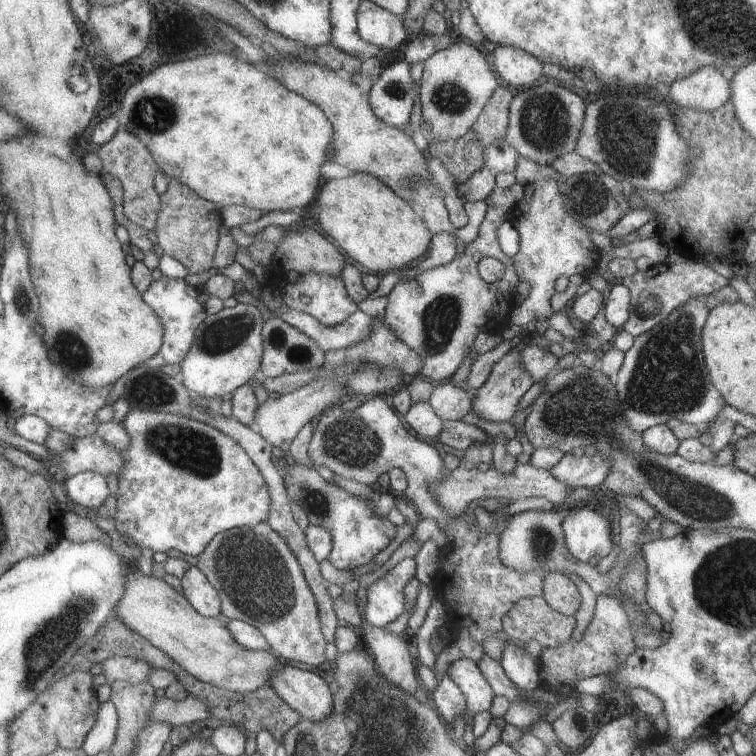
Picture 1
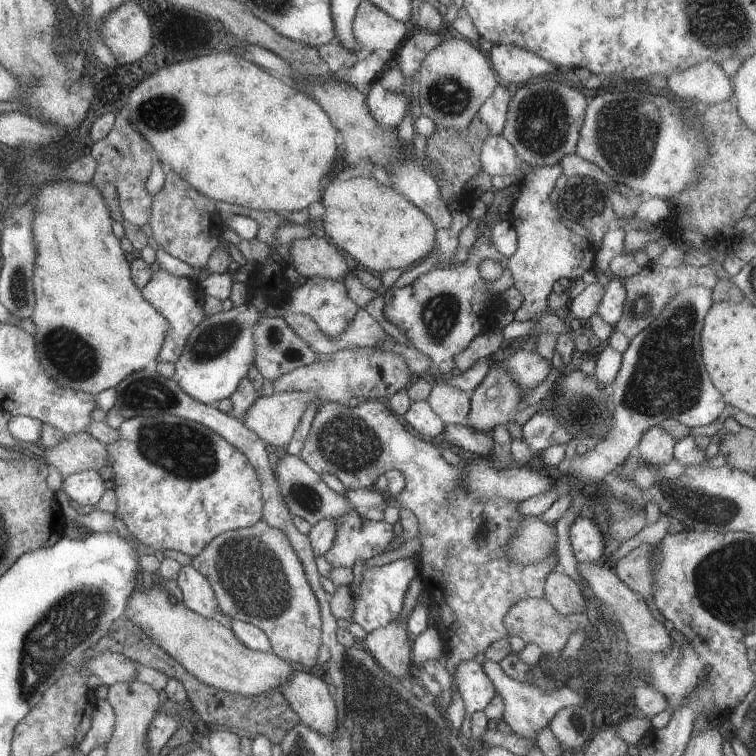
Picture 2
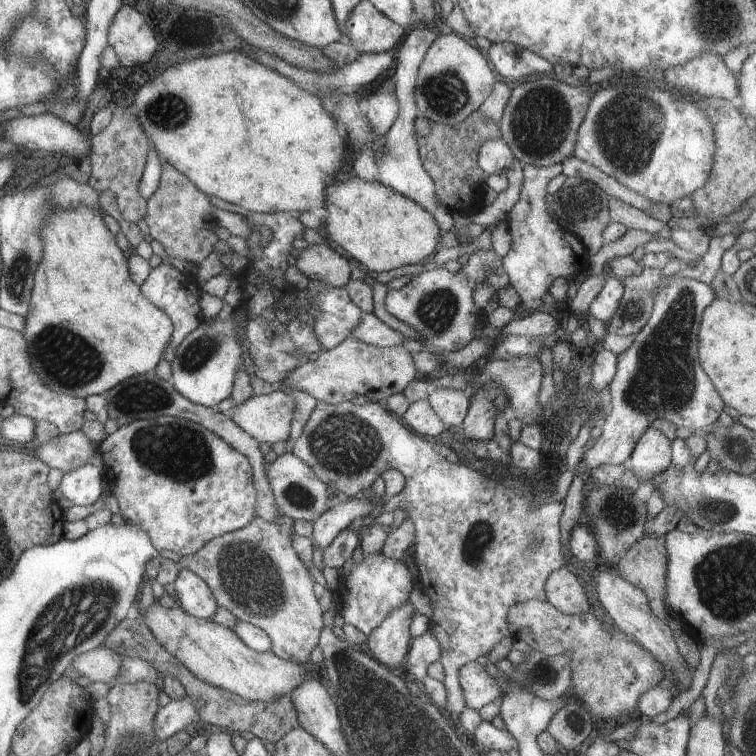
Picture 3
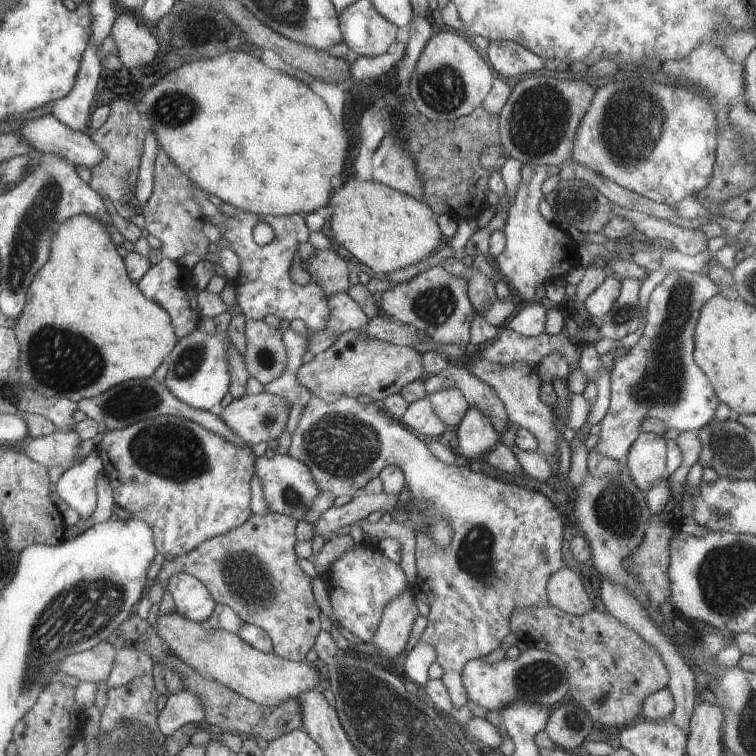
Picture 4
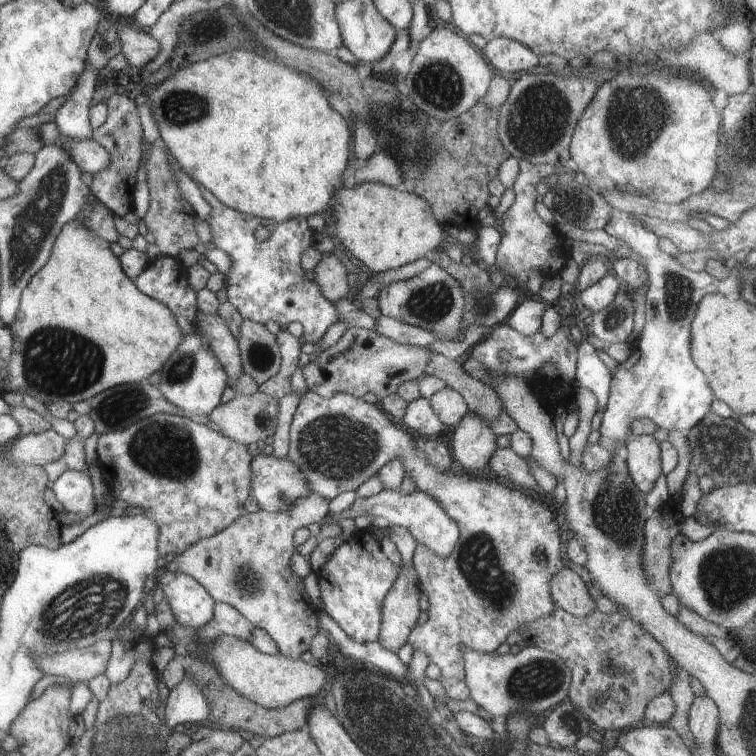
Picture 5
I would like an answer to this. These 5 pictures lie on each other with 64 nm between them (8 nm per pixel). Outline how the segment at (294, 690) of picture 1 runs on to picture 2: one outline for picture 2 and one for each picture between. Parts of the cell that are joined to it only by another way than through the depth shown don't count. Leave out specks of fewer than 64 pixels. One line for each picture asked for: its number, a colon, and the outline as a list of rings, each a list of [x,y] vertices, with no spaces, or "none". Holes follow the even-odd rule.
2: [[[293,672],[291,678],[279,688],[281,696],[297,718],[313,732],[335,738],[337,732],[337,708],[329,694],[329,686],[309,672]]]

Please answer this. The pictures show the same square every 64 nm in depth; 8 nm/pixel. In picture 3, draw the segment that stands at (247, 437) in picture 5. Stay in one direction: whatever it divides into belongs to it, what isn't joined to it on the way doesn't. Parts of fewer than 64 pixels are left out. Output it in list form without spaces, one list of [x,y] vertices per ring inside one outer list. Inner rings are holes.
[[[285,392],[265,396],[249,396],[243,404],[233,406],[227,416],[257,444],[289,442],[289,424],[293,420],[295,402]]]

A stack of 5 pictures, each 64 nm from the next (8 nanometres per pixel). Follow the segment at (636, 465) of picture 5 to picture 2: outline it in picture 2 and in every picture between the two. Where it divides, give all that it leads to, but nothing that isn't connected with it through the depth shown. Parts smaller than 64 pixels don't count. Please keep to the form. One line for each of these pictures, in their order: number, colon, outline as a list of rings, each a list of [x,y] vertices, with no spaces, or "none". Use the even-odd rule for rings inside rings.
2: [[[659,426],[647,428],[647,432],[641,436],[637,444],[637,458],[641,464],[649,466],[663,466],[669,460],[673,460],[673,446],[677,442]]]
3: [[[645,430],[635,442],[635,448],[629,456],[627,468],[633,472],[639,484],[645,484],[657,474],[663,474],[671,466],[671,448],[669,440],[659,430]]]
4: [[[653,432],[639,434],[627,450],[625,470],[641,494],[665,480],[665,438]]]

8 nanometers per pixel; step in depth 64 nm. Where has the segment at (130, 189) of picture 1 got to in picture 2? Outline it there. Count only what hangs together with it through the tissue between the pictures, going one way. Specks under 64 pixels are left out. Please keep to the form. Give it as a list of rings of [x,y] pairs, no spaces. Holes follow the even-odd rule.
[[[123,112],[115,116],[115,122],[109,128],[109,132],[101,140],[93,142],[89,154],[97,162],[95,174],[91,178],[91,186],[101,190],[105,184],[113,184],[123,220],[133,226],[145,226],[149,222],[149,212],[151,212],[151,194],[143,186],[149,176],[151,164],[155,160],[155,152],[149,148],[145,138],[133,128],[133,124],[125,120]]]

